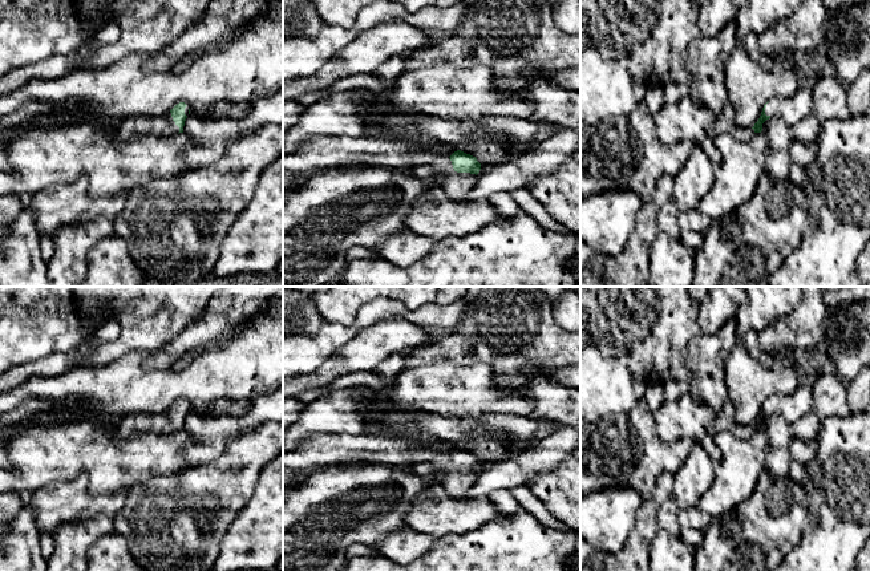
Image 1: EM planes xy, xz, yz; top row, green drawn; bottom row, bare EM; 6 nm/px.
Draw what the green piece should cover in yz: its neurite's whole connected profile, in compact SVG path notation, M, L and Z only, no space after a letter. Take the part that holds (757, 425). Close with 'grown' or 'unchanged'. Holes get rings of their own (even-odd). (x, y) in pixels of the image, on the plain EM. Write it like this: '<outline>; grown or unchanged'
M804 378L797 390L790 396L772 396L764 402L758 418L752 425L754 430L762 429L762 421L773 413L781 414L788 424L794 424L812 408L812 382Z; grown

